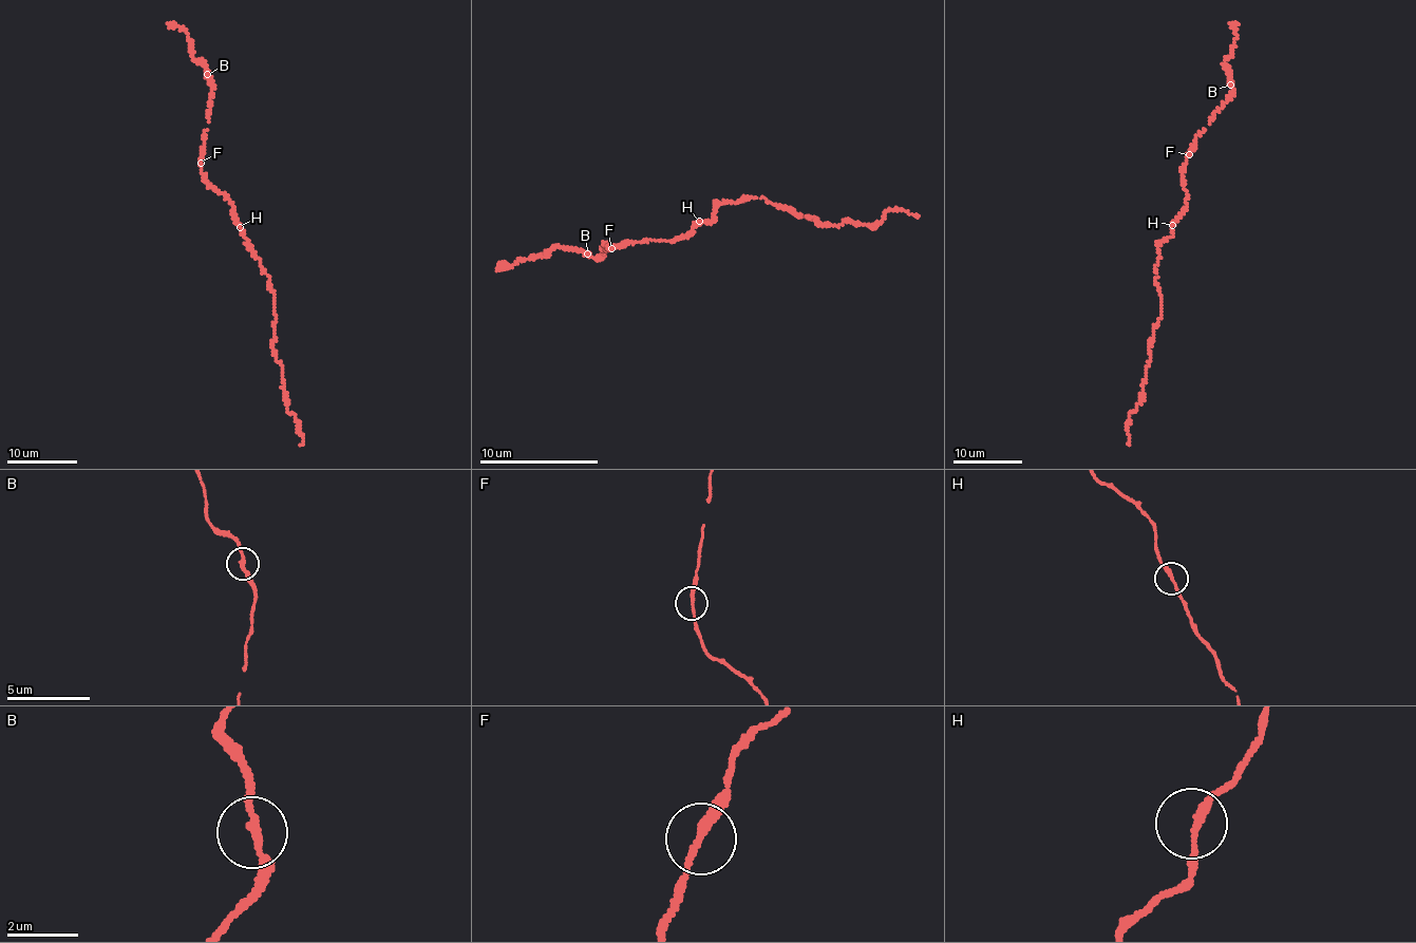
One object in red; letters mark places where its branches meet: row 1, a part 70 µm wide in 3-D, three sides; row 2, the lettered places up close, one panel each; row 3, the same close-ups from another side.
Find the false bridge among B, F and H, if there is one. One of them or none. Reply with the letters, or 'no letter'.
no letter

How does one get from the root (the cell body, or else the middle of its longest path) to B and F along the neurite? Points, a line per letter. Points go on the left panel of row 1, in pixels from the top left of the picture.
B: (240, 226), (233, 215), (232, 202), (206, 182), (203, 174), (204, 136), (212, 90), (207, 74)
F: (240, 226), (233, 215), (232, 202), (206, 182), (201, 163)

